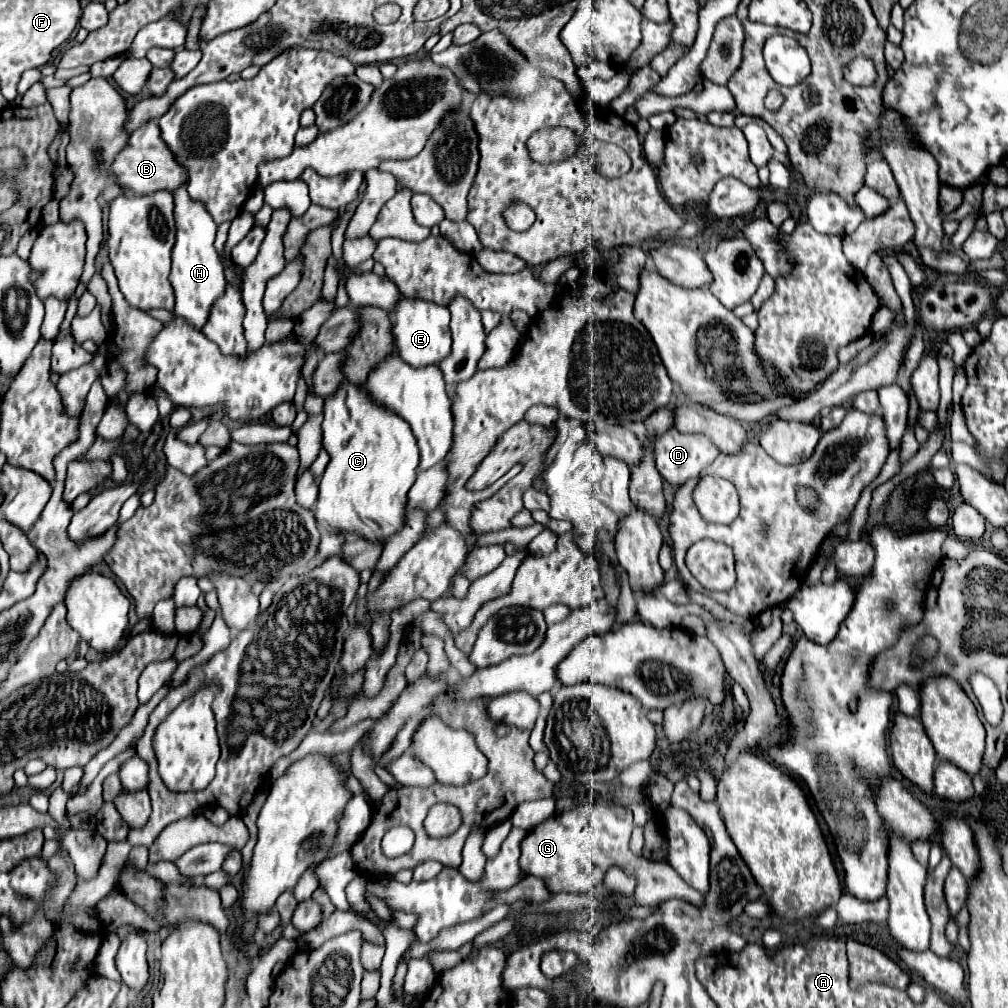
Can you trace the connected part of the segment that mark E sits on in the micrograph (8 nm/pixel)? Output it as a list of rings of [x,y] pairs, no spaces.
[[[400,299],[394,305],[394,311],[390,313],[390,323],[392,323],[394,347],[400,353],[400,357],[412,367],[438,365],[450,353],[452,337],[450,337],[450,327],[448,327],[450,323],[448,307],[426,303],[422,299]]]

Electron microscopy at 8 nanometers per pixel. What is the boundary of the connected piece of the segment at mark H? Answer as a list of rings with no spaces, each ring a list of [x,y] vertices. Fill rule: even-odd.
[[[186,183],[174,189],[172,195],[174,195],[174,221],[176,221],[176,243],[172,251],[172,271],[170,271],[170,283],[176,291],[174,311],[196,329],[202,329],[212,303],[222,295],[226,287],[224,267],[214,249],[216,223],[214,219],[210,219],[210,213],[206,211],[206,207],[202,207],[202,203],[190,199]]]

